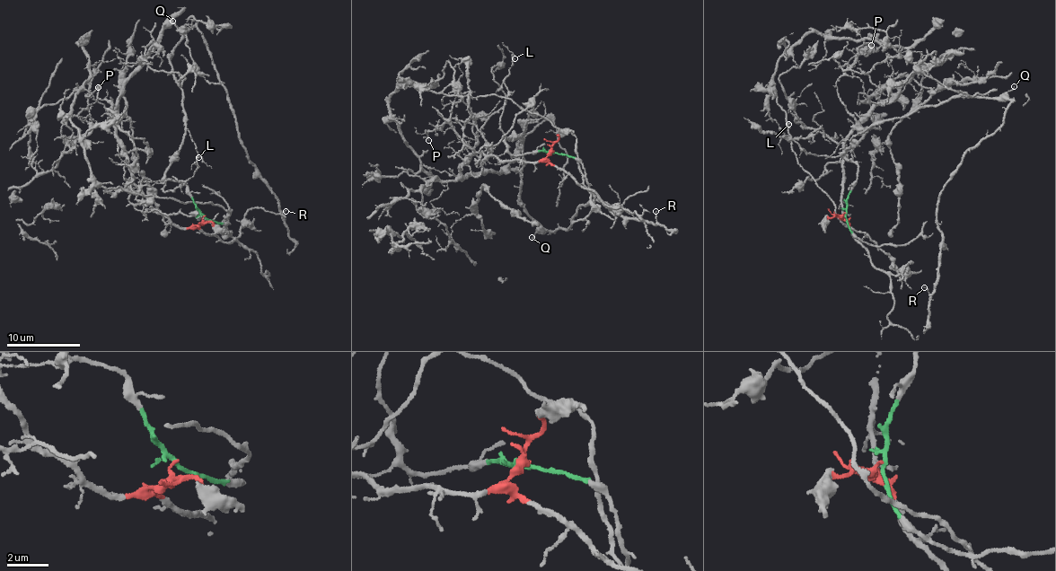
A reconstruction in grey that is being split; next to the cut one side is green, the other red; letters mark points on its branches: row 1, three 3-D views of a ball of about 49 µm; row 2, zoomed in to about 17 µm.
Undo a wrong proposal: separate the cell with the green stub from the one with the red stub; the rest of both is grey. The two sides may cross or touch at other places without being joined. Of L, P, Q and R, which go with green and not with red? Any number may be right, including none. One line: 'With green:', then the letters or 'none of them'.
With green: L, Q, R

